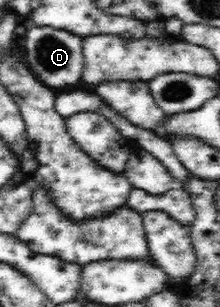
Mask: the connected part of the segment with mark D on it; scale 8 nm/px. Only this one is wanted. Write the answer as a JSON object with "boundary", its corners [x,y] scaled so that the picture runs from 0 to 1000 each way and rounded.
{"boundary":[[[141,85],[100,130],[100,195],[191,274],[277,293],[318,293],[323,280],[364,261],[382,228],[373,130],[377,121],[300,98],[264,98],[223,85]]]}

